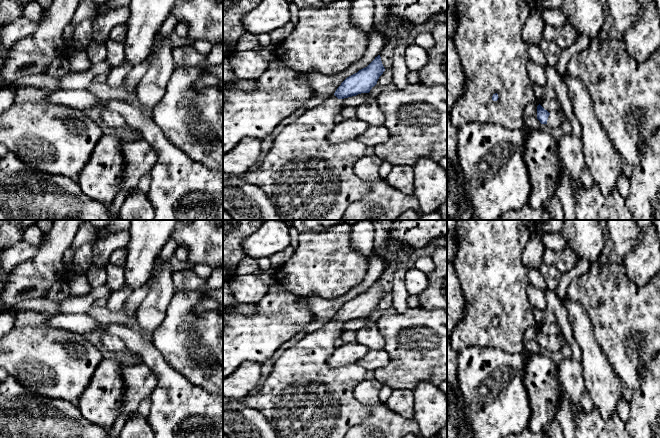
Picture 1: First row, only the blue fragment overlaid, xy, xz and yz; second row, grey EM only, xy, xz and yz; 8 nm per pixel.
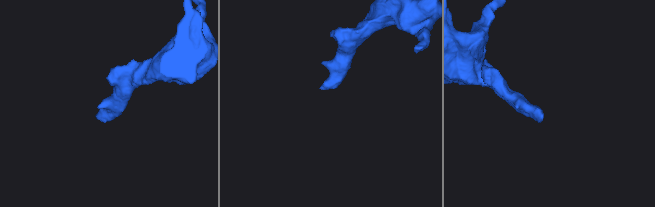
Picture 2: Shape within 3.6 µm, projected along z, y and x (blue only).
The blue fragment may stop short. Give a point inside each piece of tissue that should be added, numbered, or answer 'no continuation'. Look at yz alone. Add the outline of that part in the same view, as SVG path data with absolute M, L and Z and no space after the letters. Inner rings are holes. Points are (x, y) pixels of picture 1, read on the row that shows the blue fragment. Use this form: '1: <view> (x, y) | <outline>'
1: yz (555, 119) | M560 109L558 111L550 113L546 125L551 128L558 128L558 127L560 127L561 123L564 121L564 119L565 119L565 114Z

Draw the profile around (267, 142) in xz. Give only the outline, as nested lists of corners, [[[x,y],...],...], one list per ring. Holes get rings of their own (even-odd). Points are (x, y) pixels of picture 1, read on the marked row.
[[[304,105],[303,107],[298,108],[292,116],[289,116],[285,118],[274,130],[273,132],[268,135],[266,138],[262,140],[261,144],[261,154],[262,156],[267,154],[276,137],[279,135],[279,133],[289,124],[291,124],[295,118],[300,117],[302,114],[304,114],[308,108]]]

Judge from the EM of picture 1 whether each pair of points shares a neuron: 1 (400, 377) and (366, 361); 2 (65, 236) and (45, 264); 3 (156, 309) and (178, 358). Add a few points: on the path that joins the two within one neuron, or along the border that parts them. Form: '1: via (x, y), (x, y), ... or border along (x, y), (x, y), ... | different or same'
1: border along (384, 349), (388, 354), (389, 361), (374, 370) | different
2: via (58, 243), (52, 249), (49, 257) | same
3: border along (171, 299), (164, 320), (154, 331), (150, 339) | different

